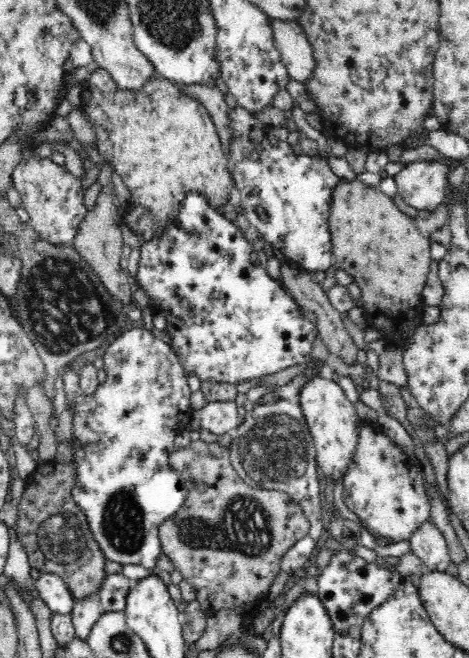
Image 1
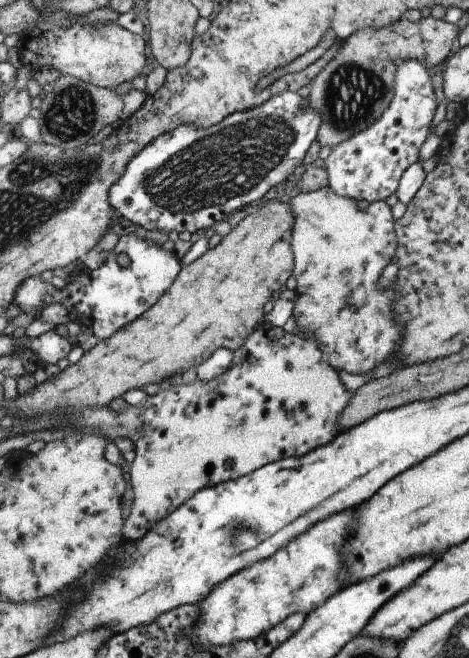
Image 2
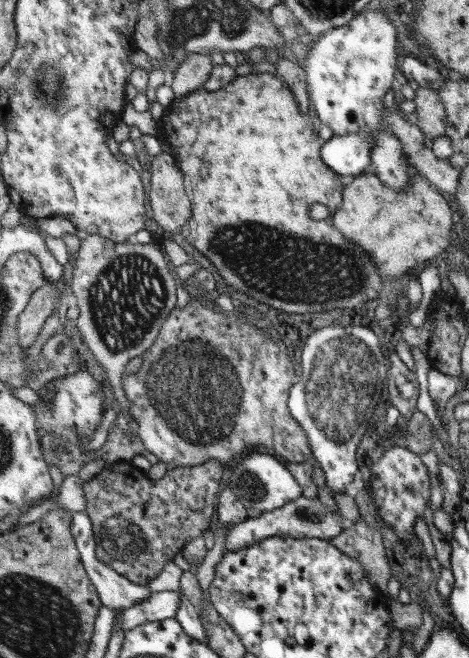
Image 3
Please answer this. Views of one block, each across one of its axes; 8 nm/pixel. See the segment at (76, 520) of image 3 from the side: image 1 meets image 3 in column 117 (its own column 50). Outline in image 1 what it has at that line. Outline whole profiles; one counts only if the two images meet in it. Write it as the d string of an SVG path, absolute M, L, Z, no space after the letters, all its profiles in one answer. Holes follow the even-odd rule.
M40 573L39 578L35 580L35 589L53 614L71 614L76 600L60 575Z

